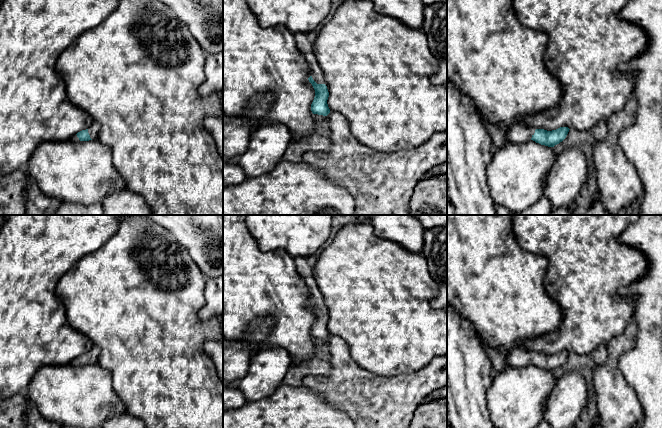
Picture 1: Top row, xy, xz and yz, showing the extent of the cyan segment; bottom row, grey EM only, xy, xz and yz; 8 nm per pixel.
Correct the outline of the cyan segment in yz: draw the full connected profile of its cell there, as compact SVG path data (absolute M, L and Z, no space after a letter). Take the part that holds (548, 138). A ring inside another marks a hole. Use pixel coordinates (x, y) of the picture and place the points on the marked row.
M517 122L506 131L506 141L507 143L523 143L533 140L541 145L554 147L566 138L569 130L568 127L560 127L556 130L547 131Z

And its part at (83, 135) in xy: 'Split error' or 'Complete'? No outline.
Split error

